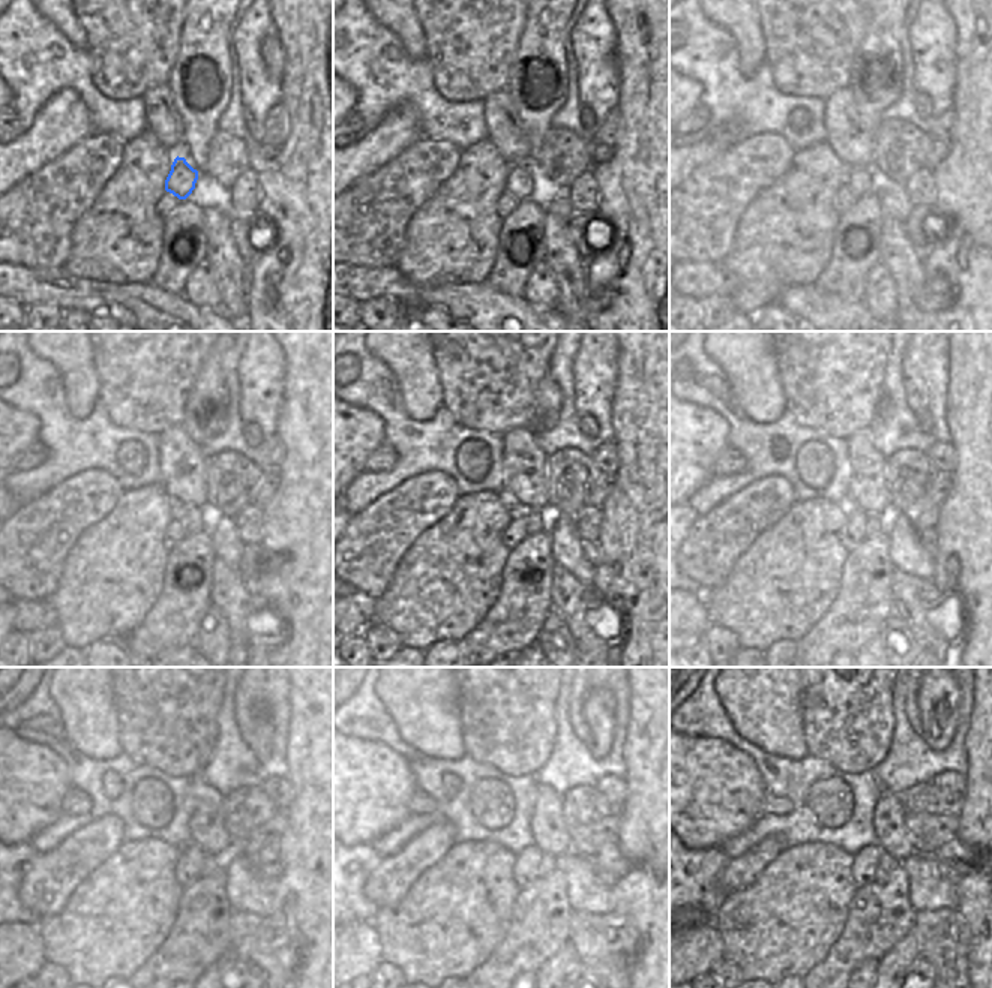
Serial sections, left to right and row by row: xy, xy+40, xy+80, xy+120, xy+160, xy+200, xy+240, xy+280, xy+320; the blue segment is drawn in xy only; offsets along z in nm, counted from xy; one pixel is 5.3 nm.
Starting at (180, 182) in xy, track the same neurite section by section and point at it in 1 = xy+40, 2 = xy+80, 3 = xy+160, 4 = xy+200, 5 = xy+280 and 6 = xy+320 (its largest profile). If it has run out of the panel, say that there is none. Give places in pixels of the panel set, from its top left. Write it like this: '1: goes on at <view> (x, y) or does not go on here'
1: goes on at xy+40 (520, 182)
2: goes on at xy+80 (859, 180)
3: goes on at xy+160 (533, 523)
4: goes on at xy+200 (872, 528)
5: goes on at xy+280 (548, 861)
6: goes on at xy+320 (886, 862)

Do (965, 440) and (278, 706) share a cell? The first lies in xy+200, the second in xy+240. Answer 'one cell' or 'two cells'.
two cells

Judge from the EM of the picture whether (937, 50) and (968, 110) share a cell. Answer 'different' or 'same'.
different

